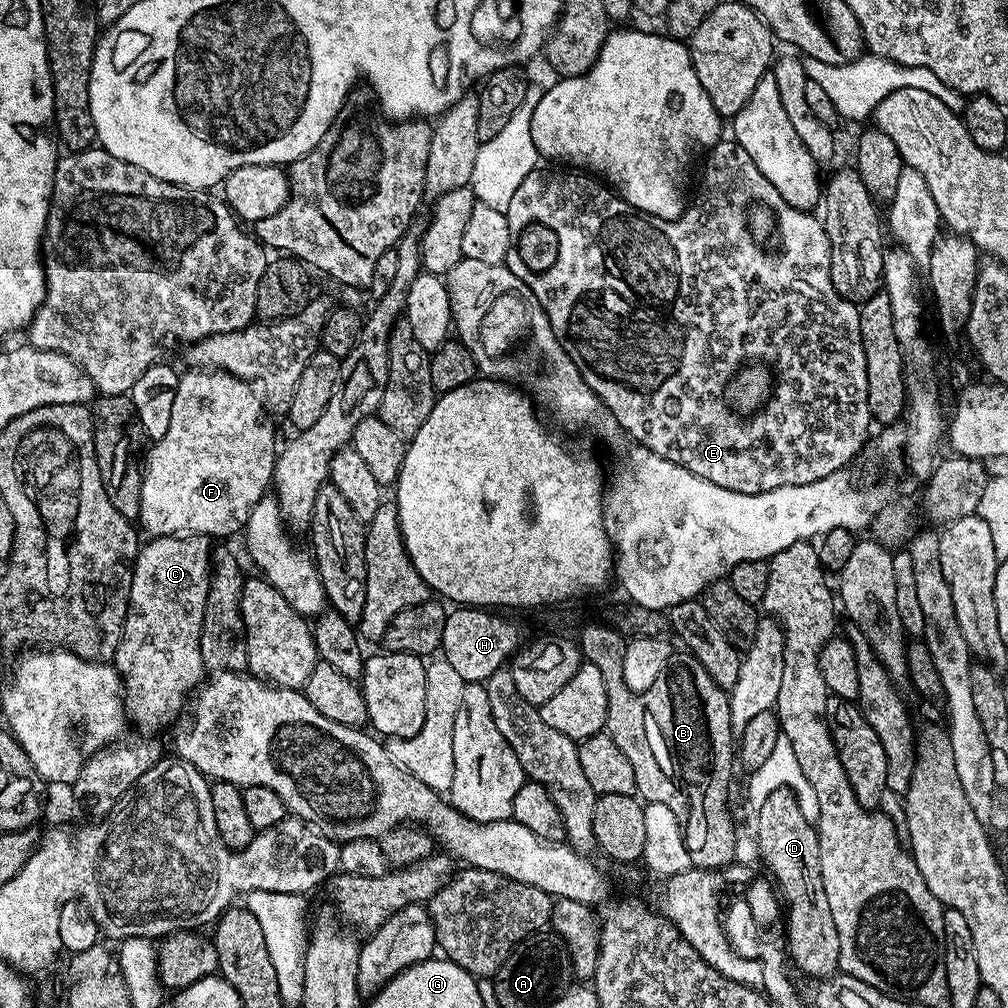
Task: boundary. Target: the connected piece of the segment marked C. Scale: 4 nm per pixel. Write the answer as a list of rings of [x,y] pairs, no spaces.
[[[184,534],[157,536],[147,542],[149,544],[145,543],[136,553],[136,562],[132,565],[128,613],[124,619],[124,635],[119,637],[114,653],[114,667],[124,681],[124,711],[131,723],[133,720],[144,728],[156,728],[159,724],[172,724],[176,719],[179,721],[184,703],[187,700],[189,703],[190,697],[205,679],[206,666],[202,662],[200,635],[202,618],[206,614],[210,540],[199,534]]]

